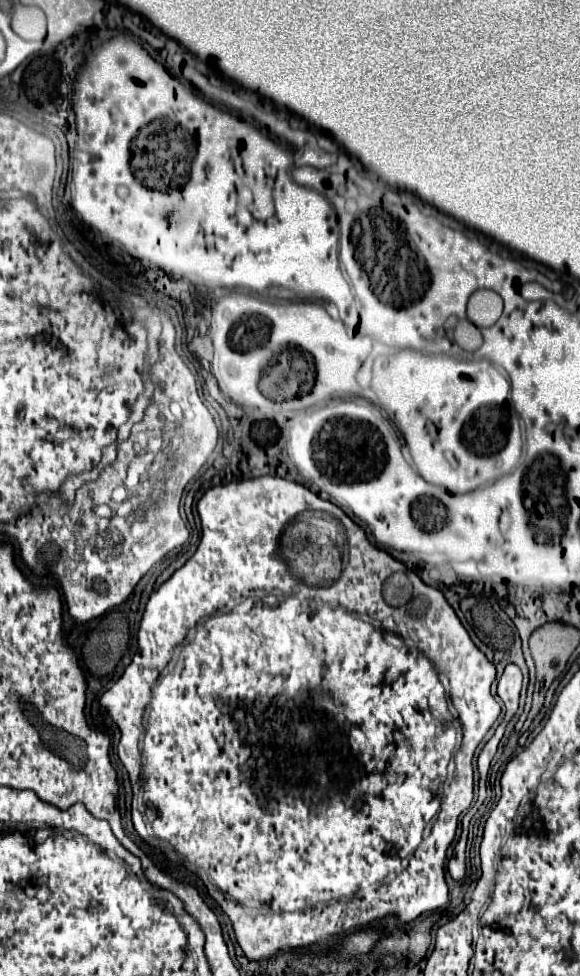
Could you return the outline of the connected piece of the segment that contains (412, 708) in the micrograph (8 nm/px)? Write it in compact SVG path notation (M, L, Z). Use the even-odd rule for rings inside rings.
M260 476L260 478L250 478L250 479L237 479L237 480L234 480L234 481L232 481L232 482L228 482L228 483L222 483L222 484L219 484L219 485L216 485L216 486L212 486L212 487L210 487L210 490L208 490L208 492L206 492L206 494L204 494L204 496L202 496L202 498L200 498L200 500L198 500L198 514L200 514L200 520L202 520L202 538L200 538L200 544L198 544L198 550L196 550L196 554L194 554L194 556L192 556L192 558L190 558L190 560L188 560L188 562L186 562L186 566L182 566L182 568L180 568L180 570L176 570L176 572L174 572L174 574L172 574L172 578L170 578L170 580L166 580L166 582L164 582L164 584L162 584L162 586L160 586L160 588L158 588L158 590L156 590L156 592L152 592L152 596L150 596L150 598L148 598L148 604L146 604L146 610L144 610L144 616L142 616L142 622L140 622L140 630L138 630L138 652L136 652L136 656L134 656L134 658L132 658L132 662L130 662L130 666L128 666L128 668L126 668L126 670L124 670L124 674L122 674L122 678L120 678L120 680L118 680L118 682L116 682L116 684L114 684L114 686L112 686L112 688L110 688L110 690L108 690L108 692L104 692L104 694L102 694L102 698L100 698L100 712L106 712L106 714L108 714L108 716L110 716L110 718L112 718L112 720L114 720L114 724L116 724L116 726L118 726L118 730L120 730L120 742L118 742L118 758L120 758L120 762L122 762L122 764L124 764L124 768L126 768L126 770L128 770L128 776L130 776L130 784L132 784L132 792L133 792L133 799L132 799L132 804L131 804L131 817L132 817L132 822L133 822L133 825L134 825L134 828L135 828L135 830L136 830L136 832L137 832L137 833L138 833L138 834L139 834L139 835L140 835L140 837L141 837L141 838L142 838L142 839L144 839L144 840L145 840L145 841L146 841L146 842L147 842L147 843L149 843L149 844L150 844L150 845L151 845L151 846L152 846L152 847L153 847L153 848L155 848L155 847L157 847L157 839L158 839L158 840L166 840L166 842L168 842L168 844L170 844L170 846L172 846L172 848L174 848L174 850L175 850L175 852L176 852L176 853L177 853L177 854L182 854L182 866L183 866L183 867L184 867L184 869L185 869L185 870L188 870L188 868L189 868L189 870L191 870L191 872L192 872L192 873L194 873L194 874L196 874L196 875L197 875L197 876L198 876L198 877L199 877L199 878L202 878L202 882L203 882L203 884L204 884L204 886L205 886L205 888L206 888L206 890L207 890L207 892L208 892L208 894L209 894L209 896L210 896L210 897L212 897L212 898L213 898L213 899L214 899L214 900L215 900L215 901L216 901L216 902L217 902L217 904L220 904L220 906L222 906L222 910L224 910L224 912L226 912L226 914L228 914L228 916L230 916L230 920L232 920L232 926L234 926L234 932L236 932L236 940L238 940L238 944L240 944L240 948L242 948L242 950L244 950L244 954L246 954L246 958L248 958L248 960L272 960L272 958L276 958L276 954L278 954L278 952L280 952L280 950L288 950L288 948L302 948L302 946L312 946L312 944L316 944L316 942L320 942L320 940L326 940L326 938L332 938L332 936L344 936L344 934L348 934L348 932L354 932L354 930L360 930L360 928L366 928L366 926L370 926L370 924L372 924L372 922L376 922L376 920L382 920L382 918L386 918L386 916L396 916L396 918L398 918L398 920L400 920L400 922L402 922L402 924L408 924L408 922L412 922L412 920L414 920L414 918L418 918L418 916L420 916L420 914L424 914L424 912L430 912L430 910L436 910L436 908L442 908L442 906L444 906L444 904L446 904L446 902L448 902L448 886L446 886L446 880L444 880L444 868L446 868L446 850L448 850L448 846L450 846L450 844L452 844L452 840L454 840L454 834L456 834L456 824L458 824L458 816L460 816L460 814L462 814L462 812L464 812L464 810L466 810L466 808L468 808L468 806L470 806L470 802L472 802L472 801L473 801L473 796L474 796L474 794L473 794L473 790L474 790L474 779L473 779L473 766L472 766L472 760L473 760L473 758L474 758L474 752L476 752L476 748L478 748L478 744L480 744L480 742L482 742L482 738L484 738L484 736L486 736L486 732L488 732L488 730L490 730L490 726L492 726L492 724L494 724L494 722L496 722L496 718L498 718L498 716L500 716L500 704L498 704L498 702L496 702L496 700L494 700L494 698L492 698L492 694L490 694L490 686L492 686L492 682L494 682L494 678L496 678L496 668L494 668L494 664L492 664L492 662L488 662L488 658L486 658L486 656L484 656L484 654L482 654L482 652L480 652L480 650L478 650L478 648L476 648L476 646L474 646L474 642L472 642L472 640L470 640L470 636L468 636L468 632L466 632L466 628L464 628L464 626L462 626L462 622L460 622L460 620L458 620L458 616L456 616L456 612L454 612L454 610L452 610L452 608L450 608L450 604L448 604L448 602L446 602L446 600L444 600L444 596L442 596L442 592L440 592L440 590L436 590L436 588L432 588L432 586L426 586L426 584L424 584L424 582L422 582L422 580L420 580L420 578L418 578L418 576L416 576L416 574L412 574L412 584L414 584L414 596L412 596L412 600L410 600L410 602L408 602L408 604L406 604L406 606L400 606L400 608L392 608L392 606L388 606L388 604L386 604L386 602L384 602L384 598L382 598L382 584L384 584L384 580L386 580L386 578L388 578L388 577L389 577L389 576L390 576L390 575L391 575L391 574L392 574L392 572L406 572L406 566L404 566L404 564L402 564L402 562L398 562L398 560L394 560L394 558L392 558L392 556L388 556L388 554L386 554L386 552L382 552L382 550L378 550L378 548L374 548L374 546L372 546L372 544L370 544L370 542L368 542L368 538L366 538L366 534L364 534L364 530L362 530L362 528L360 528L360 526L358 526L358 524L354 524L354 522L352 522L352 520L350 520L350 518L348 518L348 516L346 516L346 514L344 514L344 512L342 512L342 510L340 510L340 508L336 508L336 506L334 506L334 504L330 504L330 502L326 502L326 500L322 500L322 498L318 498L318 496L316 496L316 494L312 494L312 492L310 492L310 490L308 490L308 488L304 488L304 486L300 486L300 484L296 484L296 482L288 482L288 480L282 480L282 478L276 478L276 476ZM308 508L314 508L314 510L322 510L322 512L330 512L330 514L334 514L334 516L336 516L336 518L338 518L338 520L342 520L342 524L344 524L344 528L346 528L346 538L348 538L348 546L350 546L350 564L348 564L348 566L346 566L346 568L344 568L344 572L342 572L342 576L340 576L340 578L338 578L338 582L336 582L336 584L334 584L334 586L330 586L330 587L326 587L326 588L314 588L314 586L308 586L308 585L306 585L306 588L304 588L304 584L302 584L302 582L296 582L296 580L294 580L294 578L290 578L290 576L288 576L288 570L286 570L286 564L284 564L284 562L282 562L282 560L280 560L280 558L278 558L278 554L276 554L276 550L278 550L278 540L280 540L280 534L282 534L282 530L284 530L284 526L286 526L286 524L288 524L288 522L290 522L290 520L292 520L292 518L294 518L294 516L296 516L296 514L298 514L298 512L304 512L304 510L308 510ZM220 608L226 608L226 610L224 610L224 614L216 614L216 612L218 612L218 610L220 610ZM348 610L354 610L354 612L356 612L356 614L358 614L358 616L368 616L368 618L370 618L370 620L374 620L374 622L376 622L376 624L378 624L378 622L380 622L380 626L382 626L382 628L384 628L384 630L380 630L380 628L374 628L374 626L372 626L372 624L370 624L370 622L364 622L364 620L360 620L360 618L358 618L358 616L356 616L356 614L354 614L354 612L348 612ZM190 628L196 628L196 638L192 638L192 640L188 640L188 642L186 642L186 646L182 646L182 650L180 650L180 654L179 654L179 653L178 653L178 652L177 652L177 653L176 653L176 654L173 654L173 657L172 657L172 659L171 659L171 661L170 661L170 656L172 656L172 652L174 652L174 648L176 648L176 646L178 646L178 644L182 644L182 642L184 642L184 638L186 638L186 632L188 632L188 630L190 630ZM178 632L184 632L184 638L174 638L174 634L178 634ZM400 636L402 636L402 638L410 638L410 640L414 640L414 644L416 644L416 646L418 646L418 648L414 648L414 646L408 646L408 644L406 644L406 642L404 642L404 640L402 640L402 638L400 638ZM452 757L453 757L453 758L454 758L454 762L455 762L455 771L454 771L454 775L453 775L453 777L452 777L452 778L451 778L451 779L450 779L450 780L448 780L448 782L447 782L447 779L446 779L446 766L448 766L448 762L450 762L450 761L451 761L451 760L452 760ZM434 816L436 816L436 822L434 822L434 826L432 826L432 832L430 832L430 836L428 836L428 838L424 838L424 840L422 840L422 834L424 834L424 828L426 828L426 824L428 824L428 822L430 822L430 820L432 820L432 818L434 818Z

